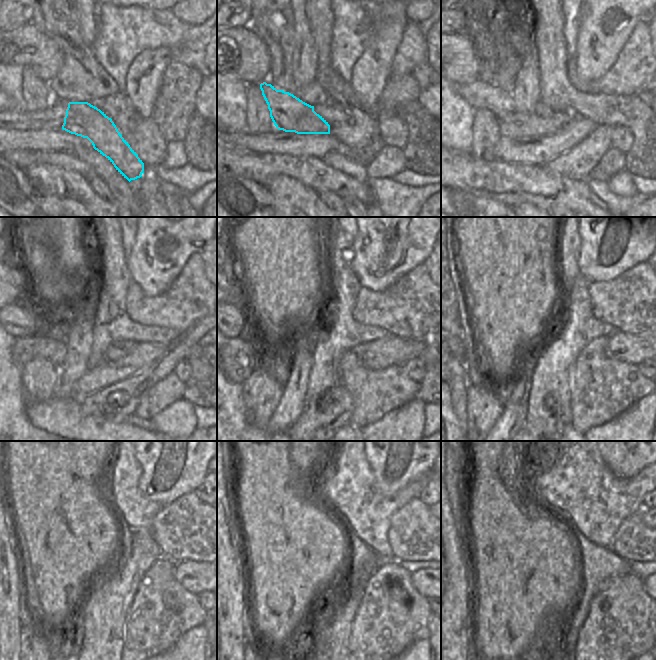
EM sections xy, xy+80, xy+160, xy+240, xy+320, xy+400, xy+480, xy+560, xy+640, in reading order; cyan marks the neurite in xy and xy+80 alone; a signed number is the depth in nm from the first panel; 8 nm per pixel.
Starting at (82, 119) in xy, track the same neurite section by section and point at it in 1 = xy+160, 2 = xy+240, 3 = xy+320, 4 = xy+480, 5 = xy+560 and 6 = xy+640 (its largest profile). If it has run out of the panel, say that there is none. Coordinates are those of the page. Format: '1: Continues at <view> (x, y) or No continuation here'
1: Continues at xy+160 (481, 95)
2: Continues at xy+240 (18, 320)
3: Continues at xy+320 (238, 357)
4: No continuation here
5: No continuation here
6: No continuation here.

